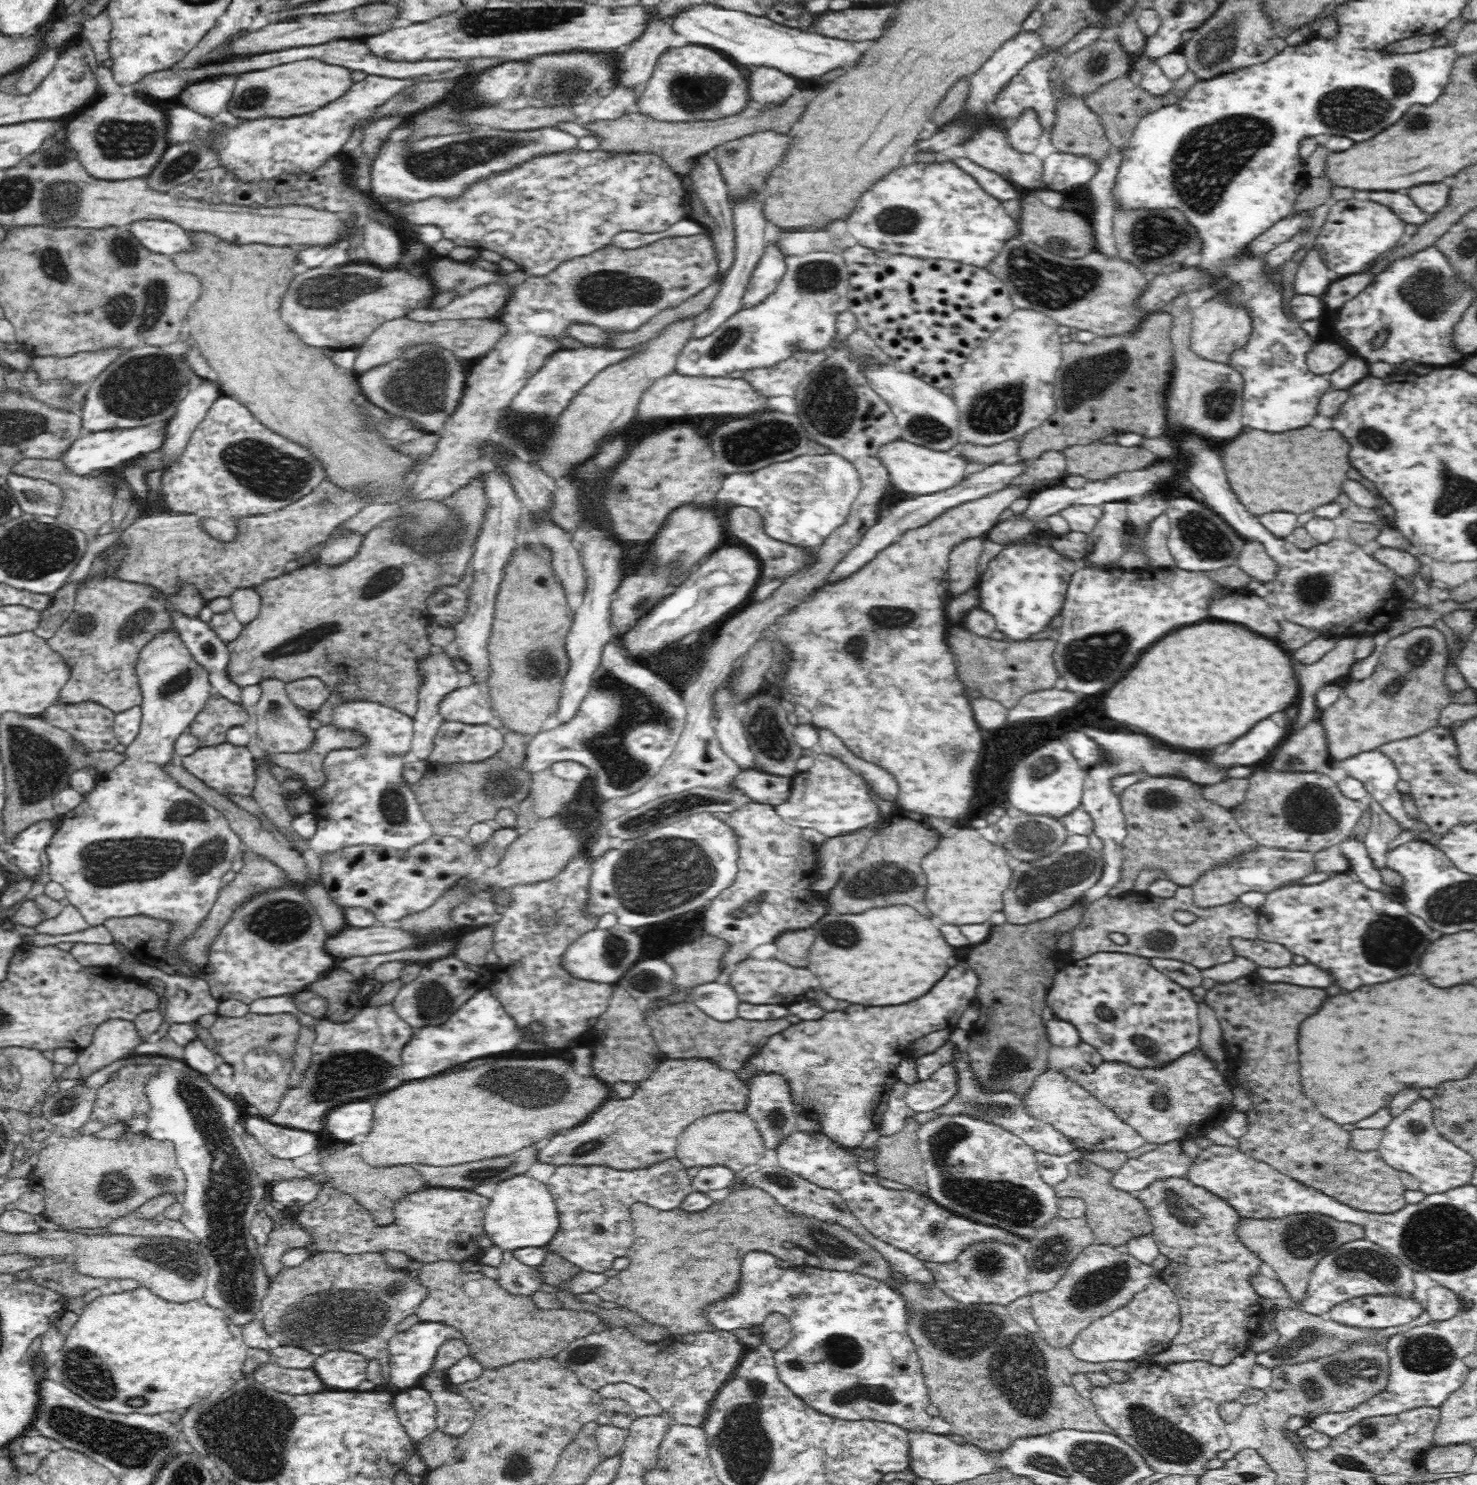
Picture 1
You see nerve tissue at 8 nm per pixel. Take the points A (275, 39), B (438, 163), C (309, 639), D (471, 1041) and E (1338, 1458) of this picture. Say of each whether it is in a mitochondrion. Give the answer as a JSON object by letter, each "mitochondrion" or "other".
{"A":"other","B":"mitochondrion","C":"mitochondrion","D":"mitochondrion","E":"mitochondrion"}

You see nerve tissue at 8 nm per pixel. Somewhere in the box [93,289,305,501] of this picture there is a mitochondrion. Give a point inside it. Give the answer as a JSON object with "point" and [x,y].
{"point":[143,386]}

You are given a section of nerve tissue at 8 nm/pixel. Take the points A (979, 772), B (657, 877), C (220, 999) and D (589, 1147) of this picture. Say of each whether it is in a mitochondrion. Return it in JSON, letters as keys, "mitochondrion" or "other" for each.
{"A":"mitochondrion","B":"mitochondrion","C":"other","D":"mitochondrion"}

